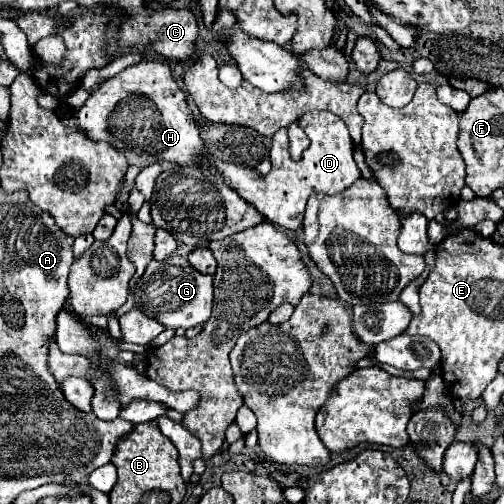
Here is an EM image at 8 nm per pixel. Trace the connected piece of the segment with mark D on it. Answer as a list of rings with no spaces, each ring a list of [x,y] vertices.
[[[309,112],[309,114],[303,114],[303,118],[299,118],[297,126],[305,130],[305,134],[311,140],[311,146],[303,152],[303,158],[299,162],[293,162],[287,152],[287,144],[289,144],[287,130],[277,130],[271,144],[273,166],[267,176],[259,176],[255,170],[245,168],[245,166],[221,162],[213,156],[205,160],[217,174],[225,178],[225,182],[229,182],[233,190],[237,190],[239,196],[251,202],[265,216],[267,222],[281,226],[285,230],[291,230],[291,232],[303,226],[303,212],[305,212],[305,202],[309,194],[313,192],[337,194],[361,178],[361,170],[357,168],[353,160],[353,142],[341,118],[337,118],[331,112]]]

